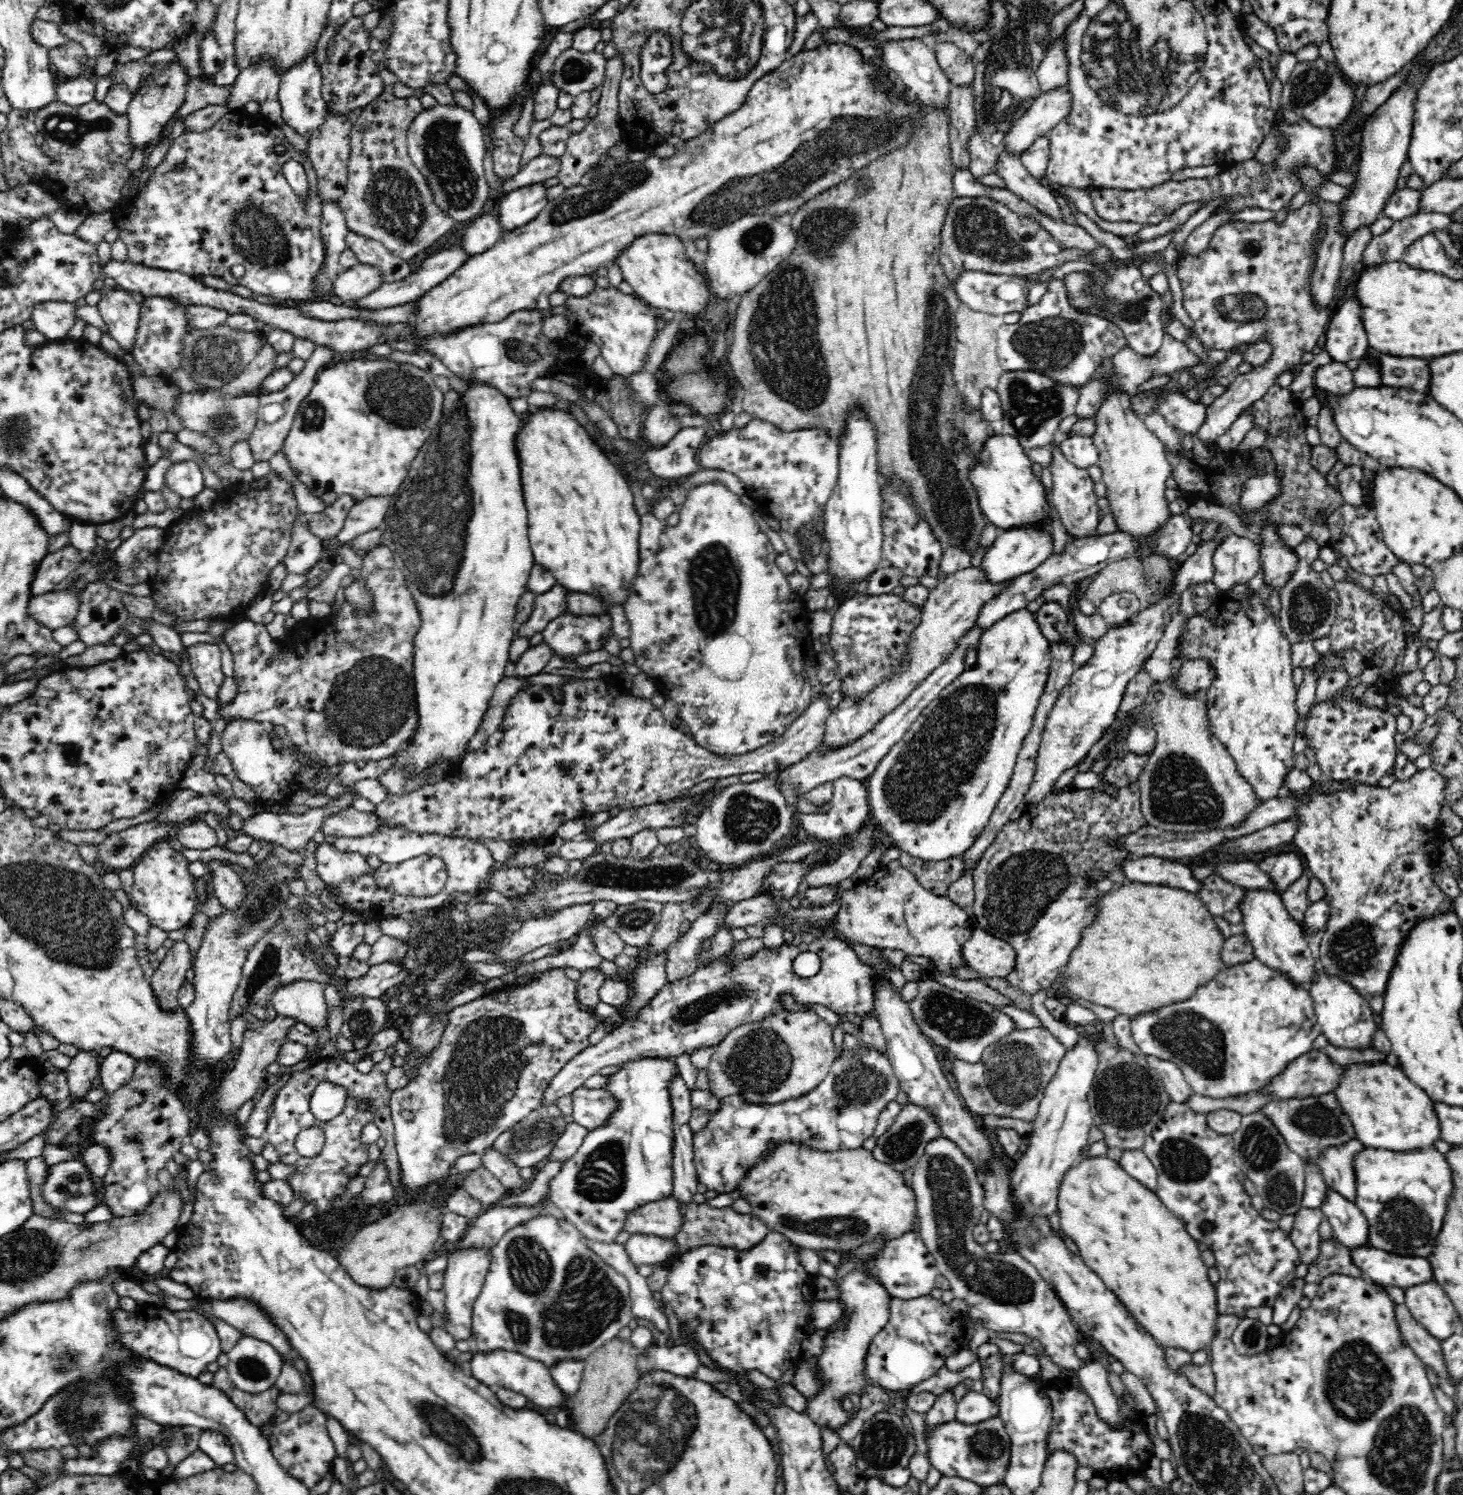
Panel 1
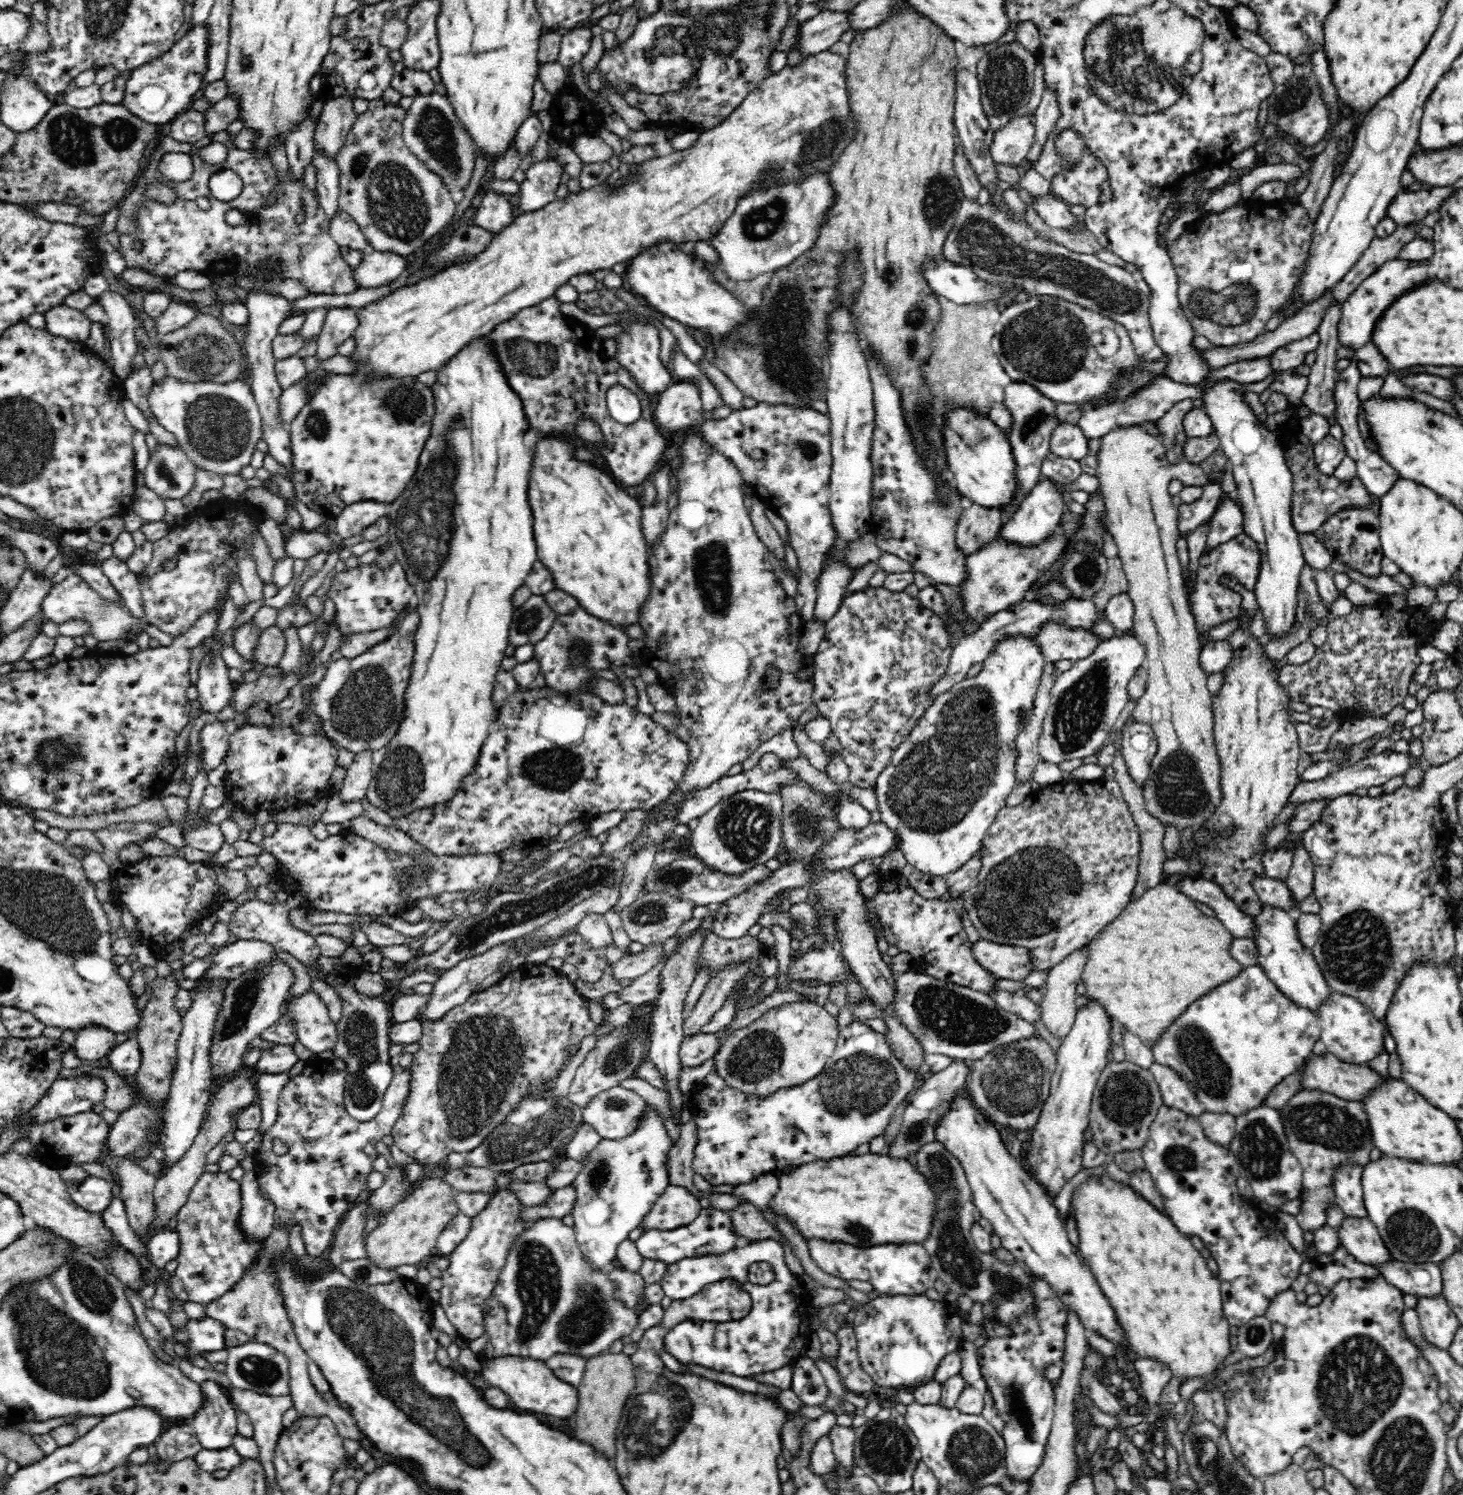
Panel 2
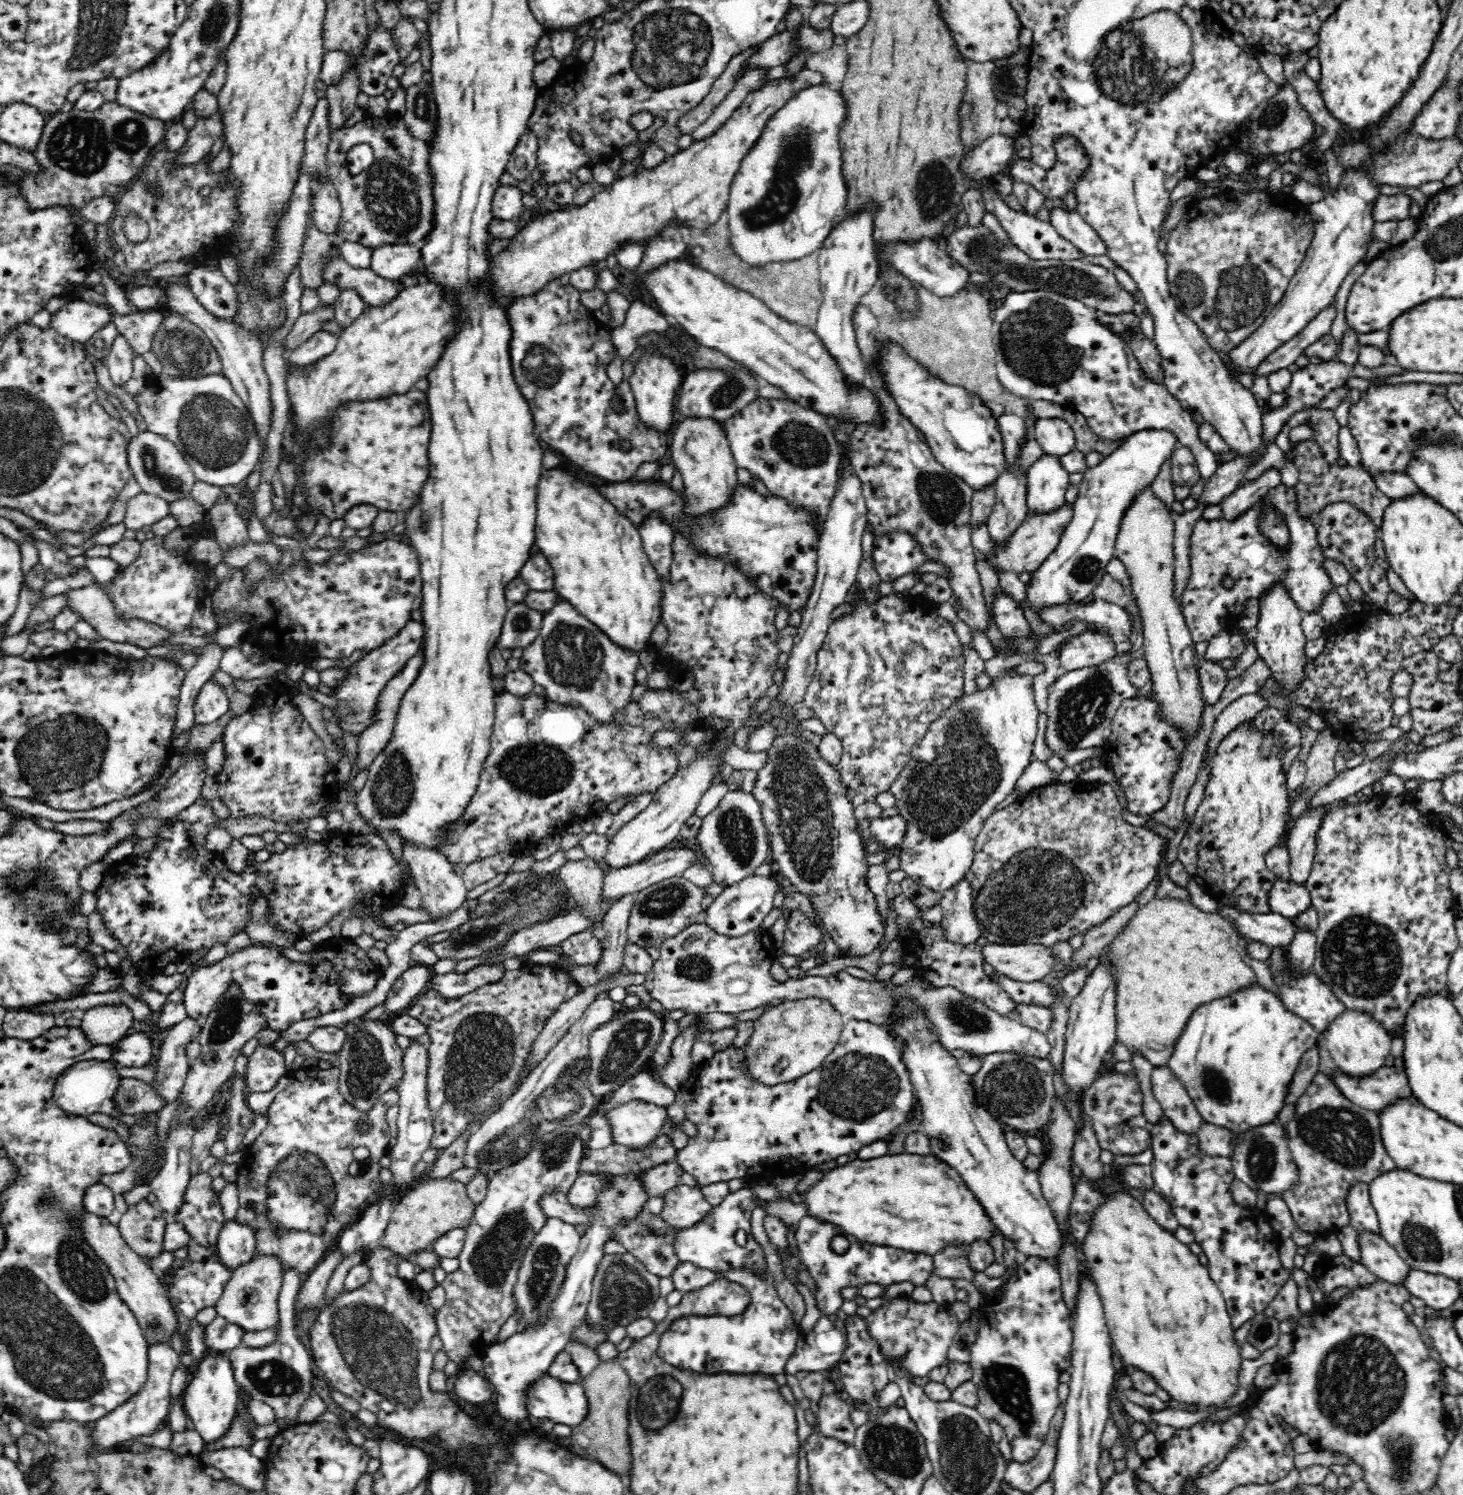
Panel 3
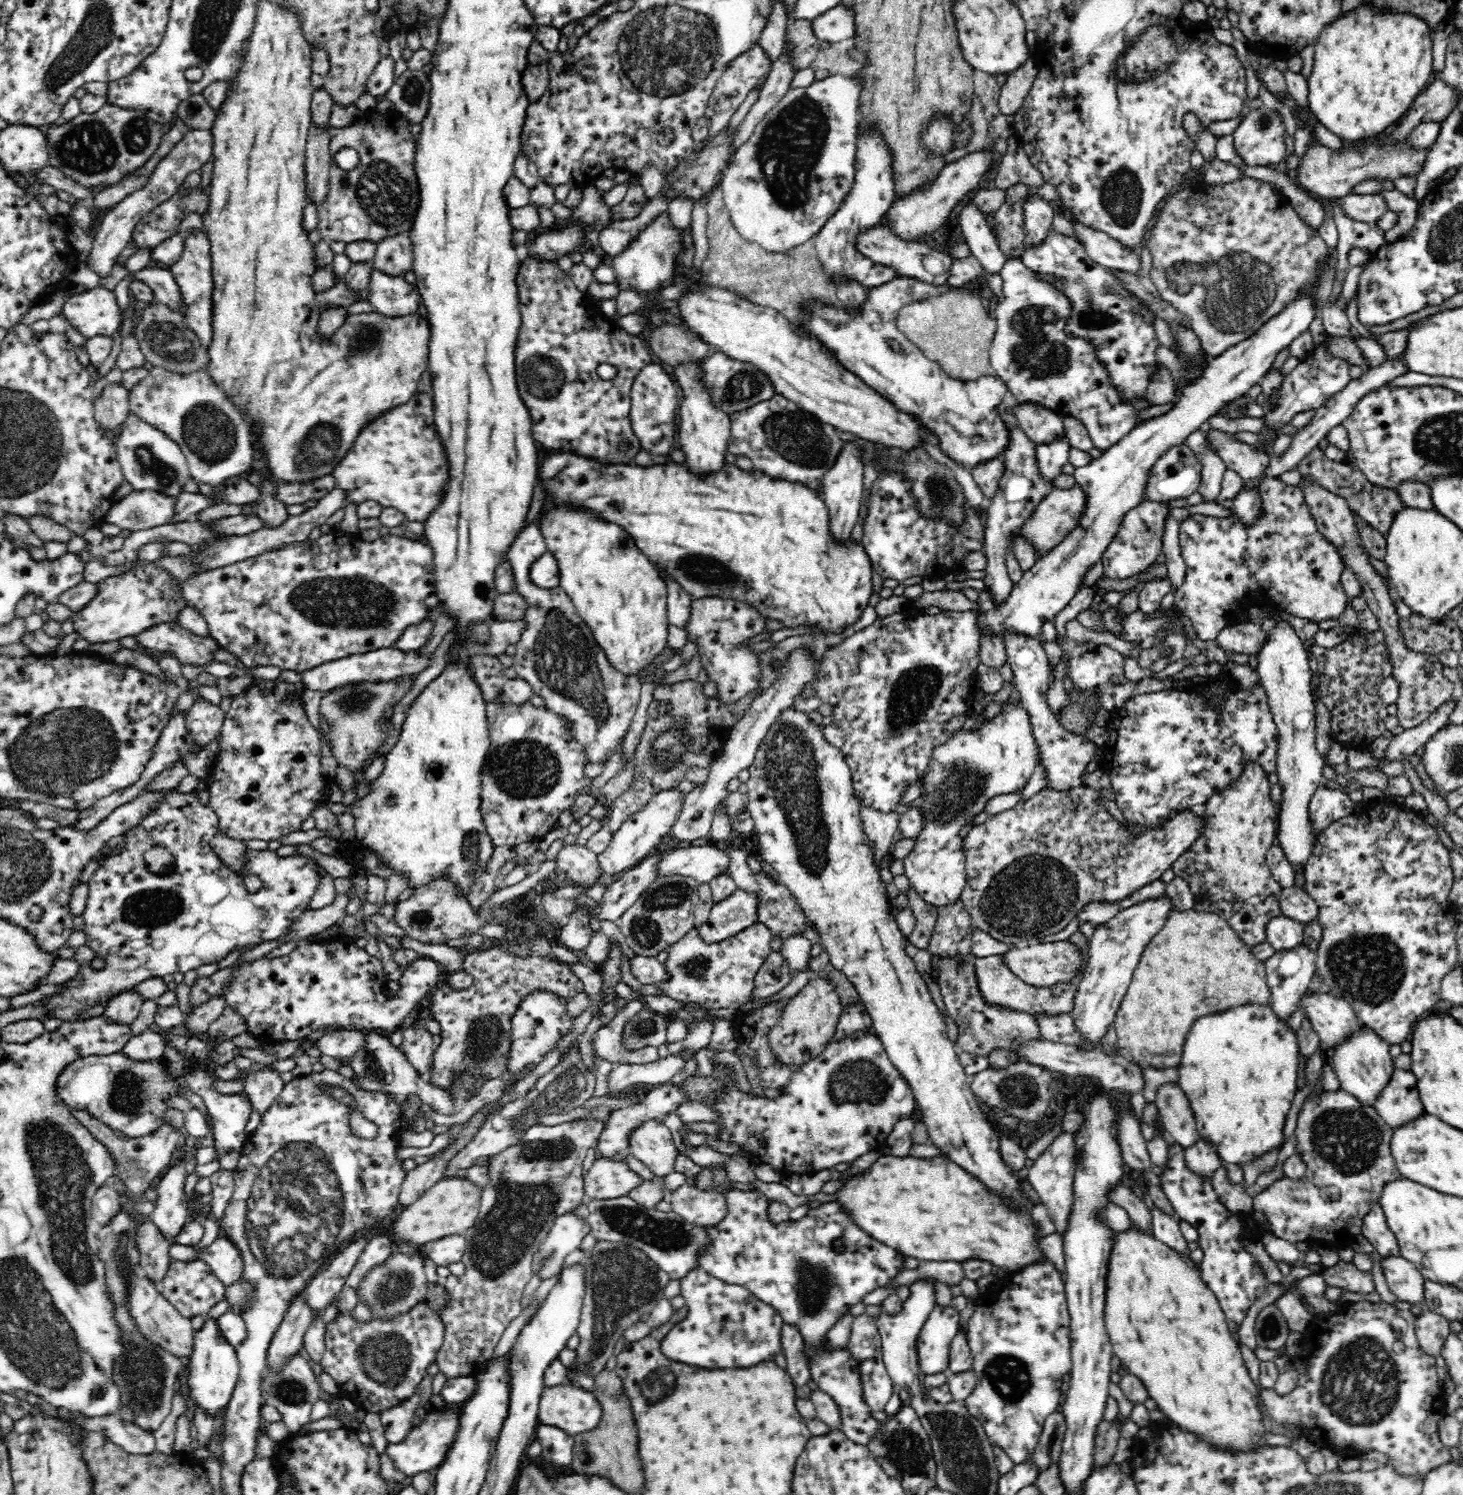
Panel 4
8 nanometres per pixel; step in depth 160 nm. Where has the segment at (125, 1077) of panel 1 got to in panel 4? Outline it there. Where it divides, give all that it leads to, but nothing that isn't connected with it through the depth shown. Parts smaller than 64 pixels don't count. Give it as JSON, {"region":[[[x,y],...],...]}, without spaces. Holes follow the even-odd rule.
{"region":[[[146,1030],[146,1032],[132,1036],[120,1052],[123,1052],[126,1058],[131,1058],[136,1062],[138,1060],[148,1062],[148,1060],[163,1060],[164,1048],[164,1039],[156,1032]]]}

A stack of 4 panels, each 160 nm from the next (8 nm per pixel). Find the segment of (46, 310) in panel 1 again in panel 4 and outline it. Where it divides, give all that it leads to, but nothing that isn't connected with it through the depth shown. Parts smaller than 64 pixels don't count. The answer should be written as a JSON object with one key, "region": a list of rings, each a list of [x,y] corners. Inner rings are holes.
{"region":[[[102,286],[68,296],[62,314],[66,322],[87,339],[114,334],[122,320],[114,291]]]}

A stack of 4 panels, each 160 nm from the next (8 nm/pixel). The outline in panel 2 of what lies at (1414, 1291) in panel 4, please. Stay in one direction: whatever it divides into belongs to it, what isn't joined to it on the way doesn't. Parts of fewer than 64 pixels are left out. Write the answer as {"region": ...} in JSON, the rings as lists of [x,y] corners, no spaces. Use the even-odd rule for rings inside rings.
{"region":[[[1346,1215],[1336,1232],[1341,1246],[1355,1256],[1356,1260],[1376,1266],[1390,1259],[1377,1226],[1367,1216],[1362,1218]]]}

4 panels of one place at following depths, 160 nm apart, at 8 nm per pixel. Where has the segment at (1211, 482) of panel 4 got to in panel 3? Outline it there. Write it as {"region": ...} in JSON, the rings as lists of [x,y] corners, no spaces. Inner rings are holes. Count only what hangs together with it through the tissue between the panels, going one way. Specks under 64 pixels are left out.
{"region":[[[1044,290],[1011,291],[1002,306],[993,310],[991,335],[997,377],[1015,395],[1030,402],[1042,399],[1060,404],[1065,410],[1082,411],[1093,432],[1105,440],[1118,440],[1142,430],[1170,431],[1180,446],[1192,450],[1204,483],[1216,472],[1220,464],[1218,456],[1198,439],[1199,419],[1187,412],[1182,401],[1168,391],[1166,383],[1148,377],[1128,341],[1111,331],[1106,323],[1100,321],[1098,312],[1084,303]]]}

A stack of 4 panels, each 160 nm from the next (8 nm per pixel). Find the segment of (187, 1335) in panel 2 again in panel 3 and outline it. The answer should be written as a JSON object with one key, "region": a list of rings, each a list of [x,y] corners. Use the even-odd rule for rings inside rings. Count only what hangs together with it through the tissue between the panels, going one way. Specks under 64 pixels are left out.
{"region":[[[217,1316],[204,1328],[204,1342],[209,1349],[227,1353],[241,1344],[241,1336],[245,1333],[239,1326]]]}

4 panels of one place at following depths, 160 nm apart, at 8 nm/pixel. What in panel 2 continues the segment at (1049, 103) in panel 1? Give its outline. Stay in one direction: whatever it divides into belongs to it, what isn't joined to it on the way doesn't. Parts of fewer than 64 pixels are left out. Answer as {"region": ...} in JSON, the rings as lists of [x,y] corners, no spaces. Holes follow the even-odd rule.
{"region":[[[1034,113],[1004,121],[990,146],[992,159],[995,163],[1020,164],[1029,153],[1035,134]]]}

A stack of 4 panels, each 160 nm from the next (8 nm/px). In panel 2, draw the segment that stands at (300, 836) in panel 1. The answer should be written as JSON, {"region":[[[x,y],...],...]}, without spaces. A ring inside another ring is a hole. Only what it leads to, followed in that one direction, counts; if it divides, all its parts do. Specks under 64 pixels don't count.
{"region":[[[360,752],[348,758],[346,778],[337,792],[343,806],[358,800],[363,803],[366,801],[366,794],[372,780],[371,754],[372,752]]]}

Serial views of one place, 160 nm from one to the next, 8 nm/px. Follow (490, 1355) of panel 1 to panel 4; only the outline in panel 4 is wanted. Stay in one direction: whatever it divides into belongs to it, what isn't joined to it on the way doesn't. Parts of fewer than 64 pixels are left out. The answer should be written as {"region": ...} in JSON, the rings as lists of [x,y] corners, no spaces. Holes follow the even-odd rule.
{"region":[[[573,1382],[558,1386],[545,1386],[539,1402],[539,1423],[555,1426],[572,1437],[594,1430],[602,1407],[592,1392]]]}

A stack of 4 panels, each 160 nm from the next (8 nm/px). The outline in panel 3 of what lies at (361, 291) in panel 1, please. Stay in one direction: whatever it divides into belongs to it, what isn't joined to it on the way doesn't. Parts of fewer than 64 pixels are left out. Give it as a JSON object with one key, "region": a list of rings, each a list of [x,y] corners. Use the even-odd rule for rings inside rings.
{"region":[[[410,244],[380,245],[371,252],[369,269],[386,280],[398,280],[416,266],[421,246]]]}

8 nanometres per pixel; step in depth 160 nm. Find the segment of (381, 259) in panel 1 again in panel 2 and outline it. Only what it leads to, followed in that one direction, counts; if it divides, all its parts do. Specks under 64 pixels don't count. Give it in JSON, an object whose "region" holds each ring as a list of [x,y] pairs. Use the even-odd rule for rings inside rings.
{"region":[[[340,212],[336,218],[332,218],[329,222],[331,224],[330,235],[338,246],[358,250],[361,254],[367,254],[374,250],[366,238],[366,234],[360,229],[360,225],[353,221],[352,217]]]}

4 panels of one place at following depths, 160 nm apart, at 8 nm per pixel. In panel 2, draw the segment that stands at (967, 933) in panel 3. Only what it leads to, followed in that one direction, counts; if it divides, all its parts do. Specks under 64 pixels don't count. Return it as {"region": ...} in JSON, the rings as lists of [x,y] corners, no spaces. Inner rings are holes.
{"region":[[[982,848],[972,854],[971,859],[960,866],[959,869],[946,875],[946,883],[949,885],[948,893],[952,899],[967,898],[977,888],[981,866]]]}

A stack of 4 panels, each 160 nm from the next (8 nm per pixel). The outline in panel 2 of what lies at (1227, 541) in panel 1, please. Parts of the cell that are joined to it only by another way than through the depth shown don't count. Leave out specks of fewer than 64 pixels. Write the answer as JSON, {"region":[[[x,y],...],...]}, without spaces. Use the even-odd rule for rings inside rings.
{"region":[[[1244,532],[1237,534],[1232,541],[1221,545],[1210,555],[1200,556],[1195,585],[1188,586],[1188,598],[1191,602],[1192,613],[1195,614],[1196,626],[1202,635],[1214,625],[1230,621],[1239,613],[1242,597],[1239,592],[1226,588],[1222,580],[1232,580],[1246,589],[1253,589],[1259,573],[1260,551],[1256,543]]]}

